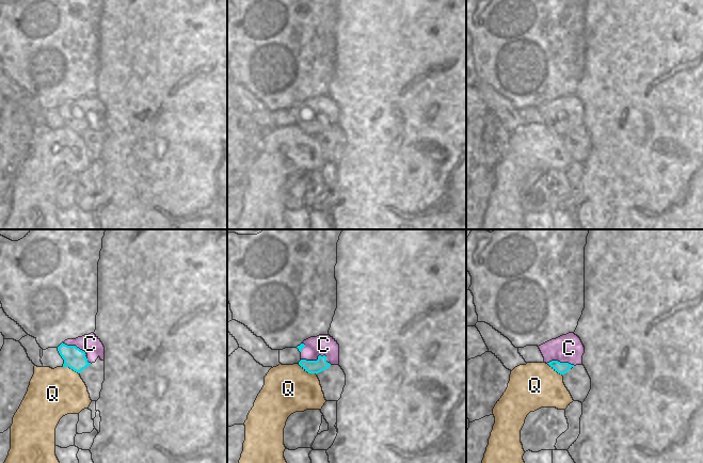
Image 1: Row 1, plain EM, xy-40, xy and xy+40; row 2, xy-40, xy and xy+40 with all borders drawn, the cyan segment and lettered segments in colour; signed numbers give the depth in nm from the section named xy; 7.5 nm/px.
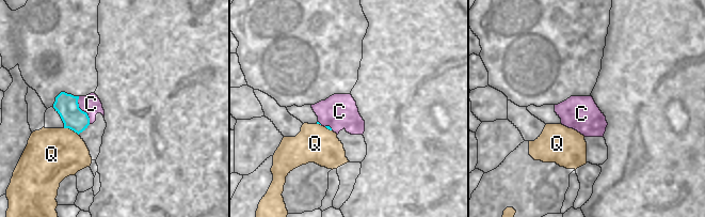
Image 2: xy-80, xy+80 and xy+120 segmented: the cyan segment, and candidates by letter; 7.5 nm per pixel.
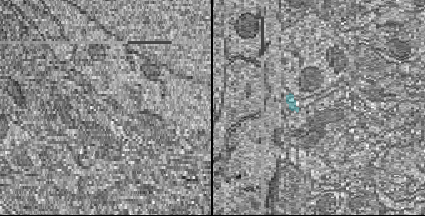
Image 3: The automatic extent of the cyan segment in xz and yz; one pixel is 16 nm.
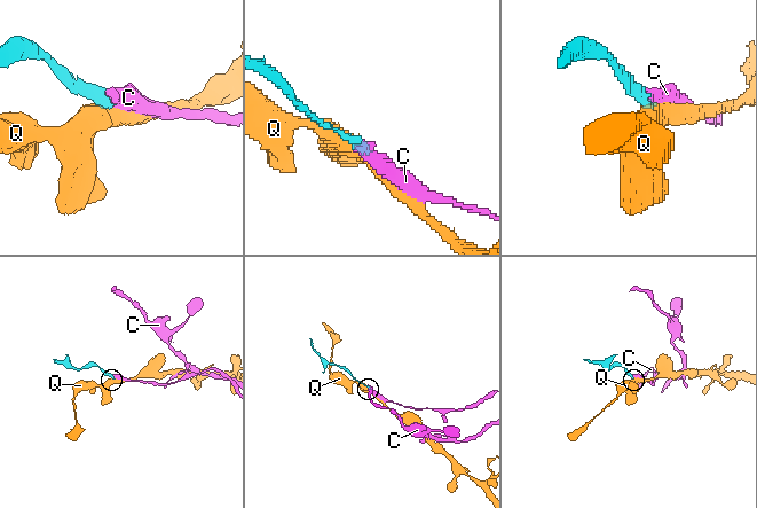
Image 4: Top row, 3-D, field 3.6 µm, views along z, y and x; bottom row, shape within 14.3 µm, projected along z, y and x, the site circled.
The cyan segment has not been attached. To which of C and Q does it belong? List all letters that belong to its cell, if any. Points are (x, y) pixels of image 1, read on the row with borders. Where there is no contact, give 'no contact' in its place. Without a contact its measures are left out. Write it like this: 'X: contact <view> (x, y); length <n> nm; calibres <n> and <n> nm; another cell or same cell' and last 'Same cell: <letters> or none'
C: contact xy (318, 357); length 240 nm; calibres 100 and 160 nm; same cell
Q: contact xy (307, 371); length 170 nm; calibres 100 and 360 nm; another cell
Same cell: C

